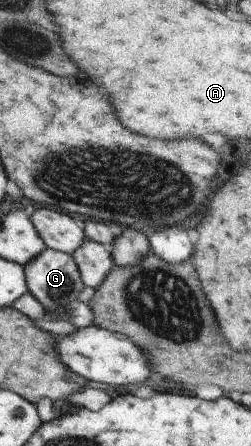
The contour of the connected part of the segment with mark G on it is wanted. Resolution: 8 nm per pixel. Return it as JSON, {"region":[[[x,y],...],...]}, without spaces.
{"region":[[[46,247],[46,251],[38,255],[25,268],[29,292],[39,301],[44,309],[50,309],[50,311],[58,311],[60,307],[66,309],[68,305],[78,301],[82,289],[87,287],[82,279],[81,268],[77,259],[74,259],[73,254],[64,251]]]}

